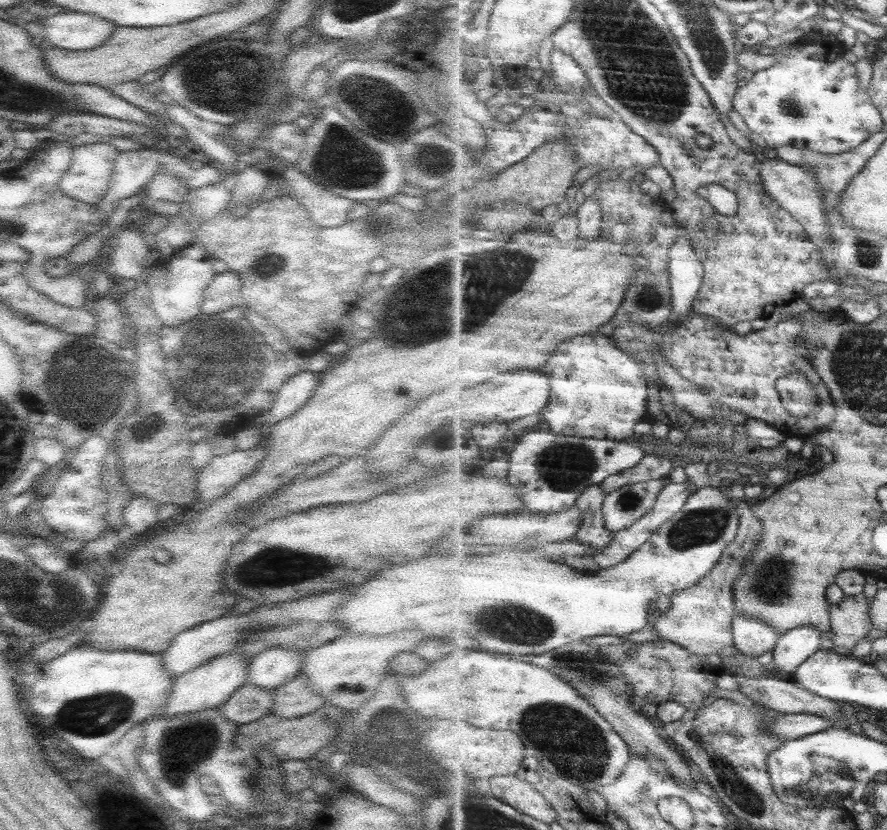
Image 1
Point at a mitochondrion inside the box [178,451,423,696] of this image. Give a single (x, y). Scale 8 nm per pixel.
(271, 569)

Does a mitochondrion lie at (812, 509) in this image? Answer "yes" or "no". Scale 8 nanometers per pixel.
no

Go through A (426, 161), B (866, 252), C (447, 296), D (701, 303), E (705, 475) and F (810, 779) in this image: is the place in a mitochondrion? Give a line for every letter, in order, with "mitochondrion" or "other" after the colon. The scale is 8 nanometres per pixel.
A: mitochondrion
B: mitochondrion
C: mitochondrion
D: other
E: other
F: mitochondrion

